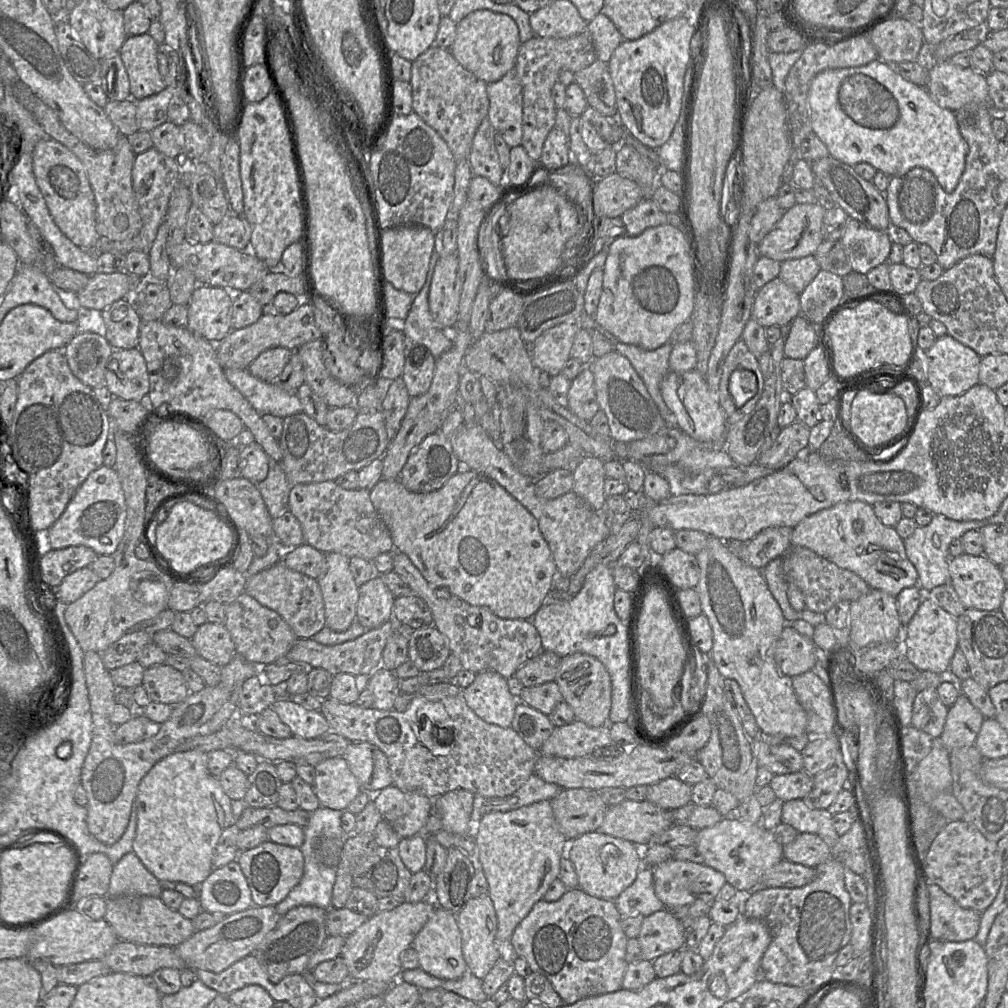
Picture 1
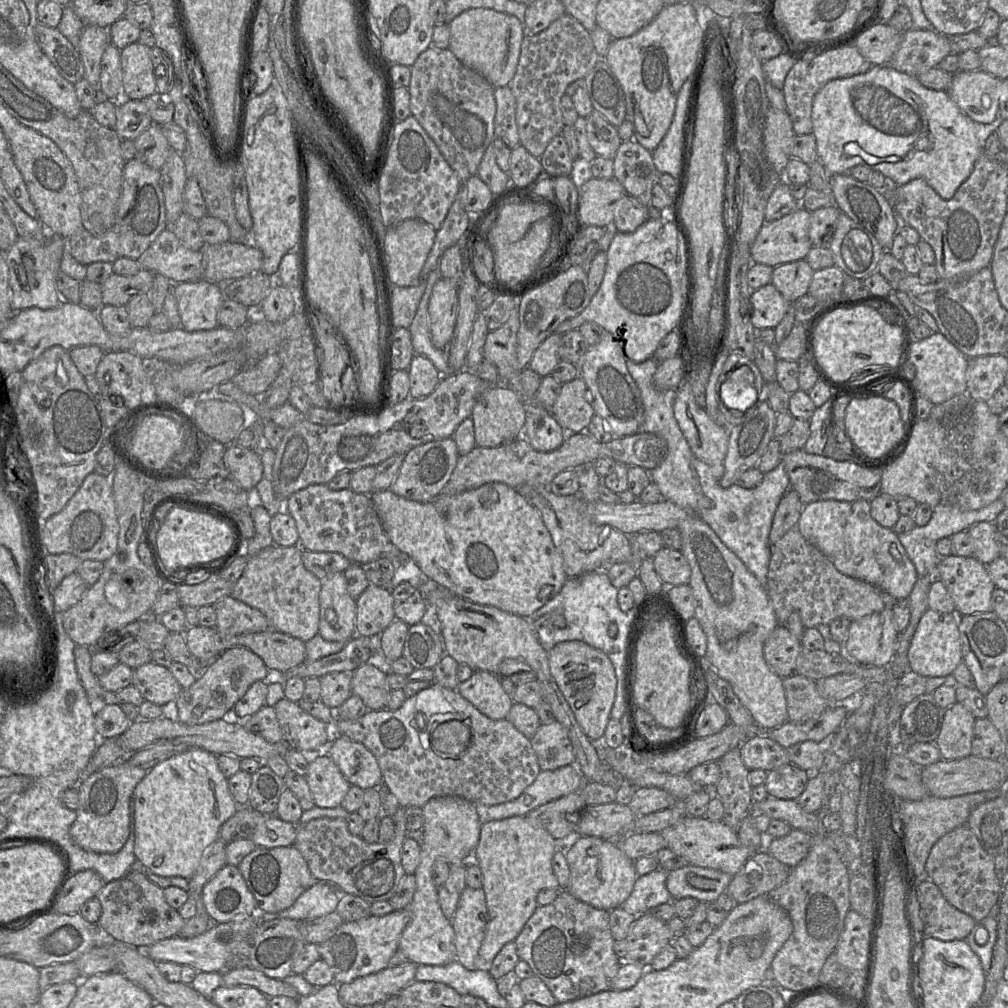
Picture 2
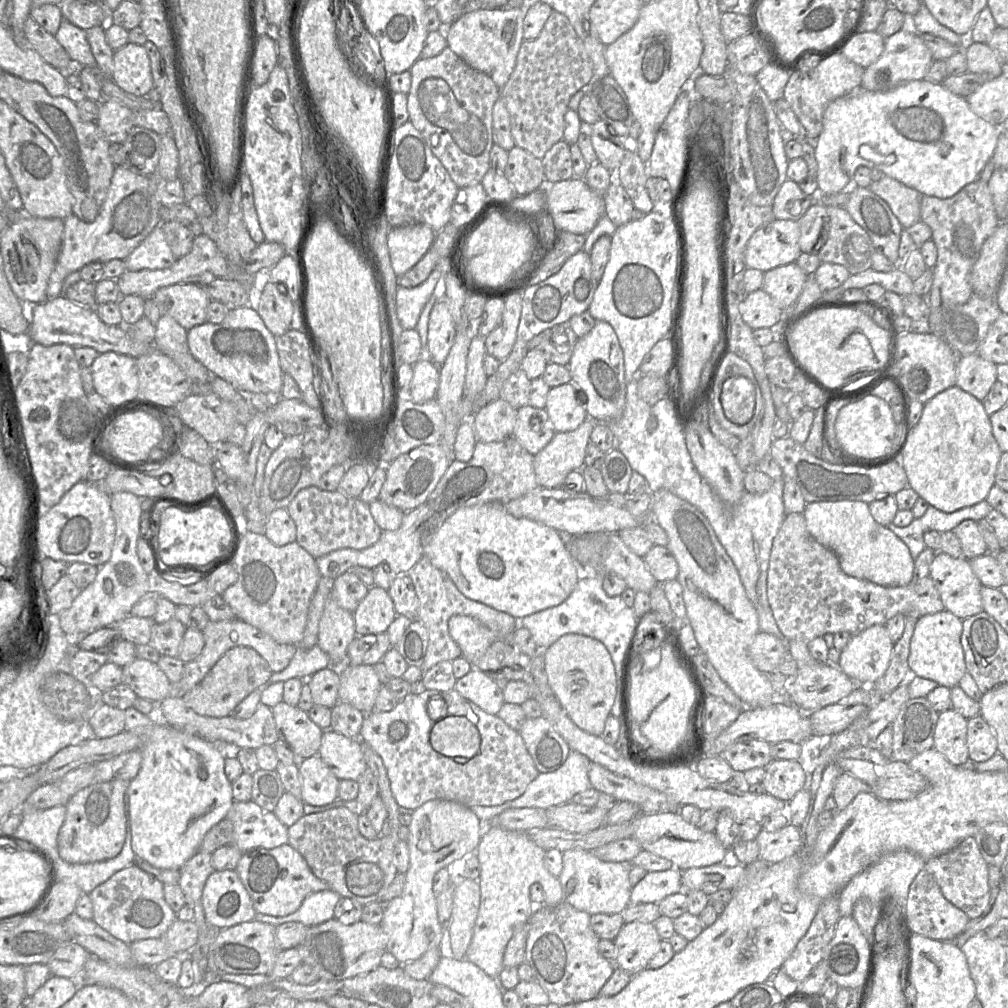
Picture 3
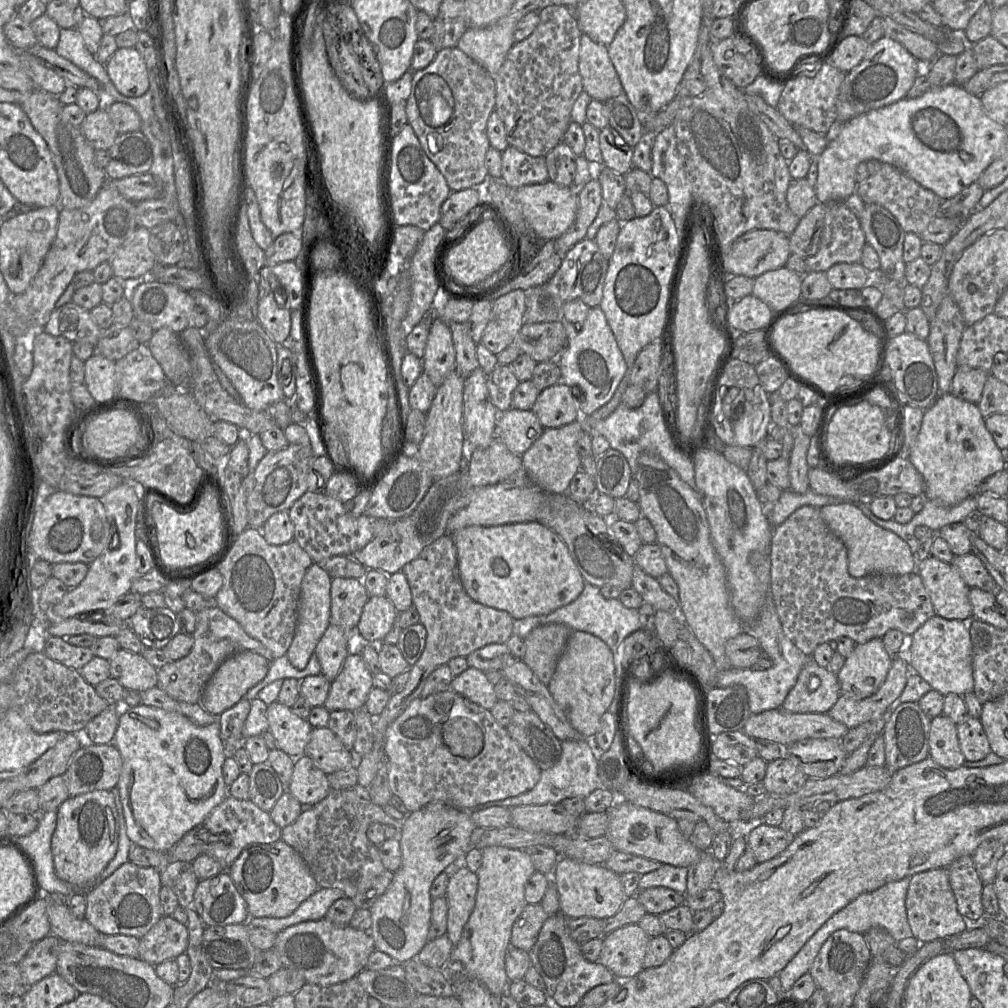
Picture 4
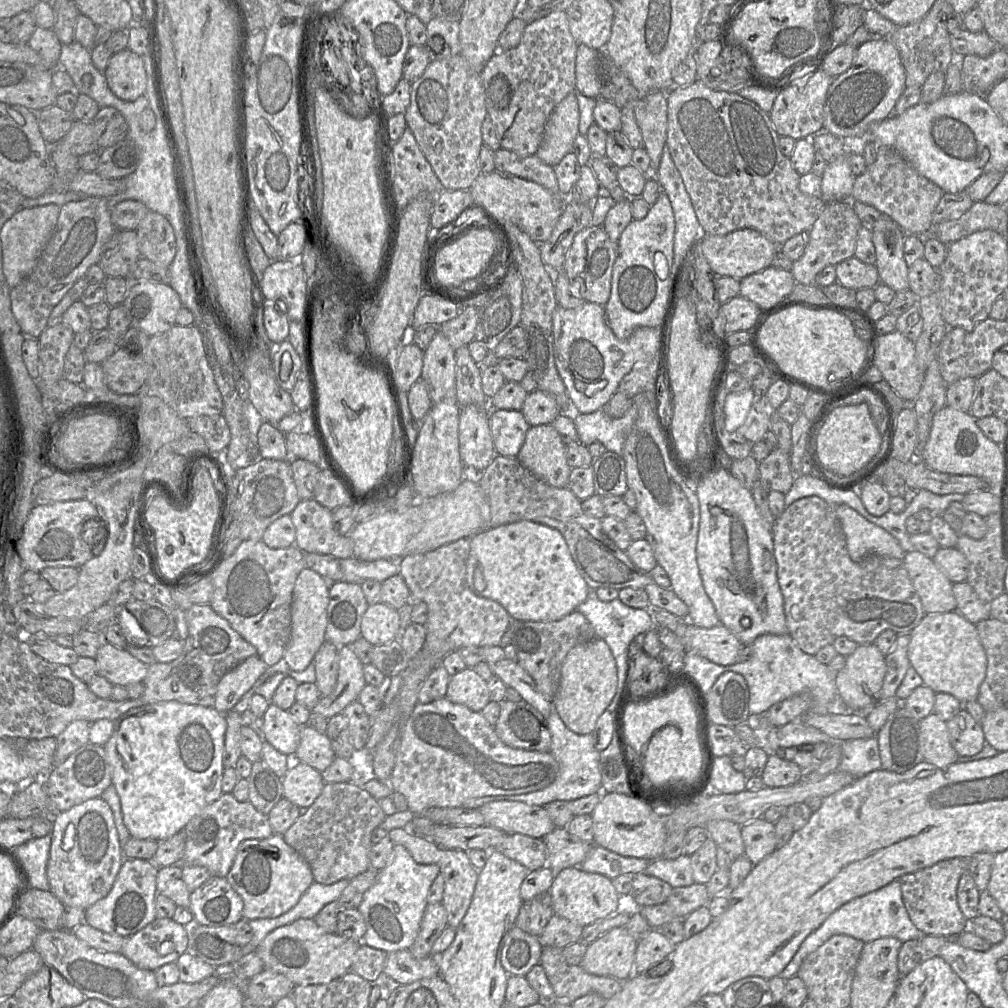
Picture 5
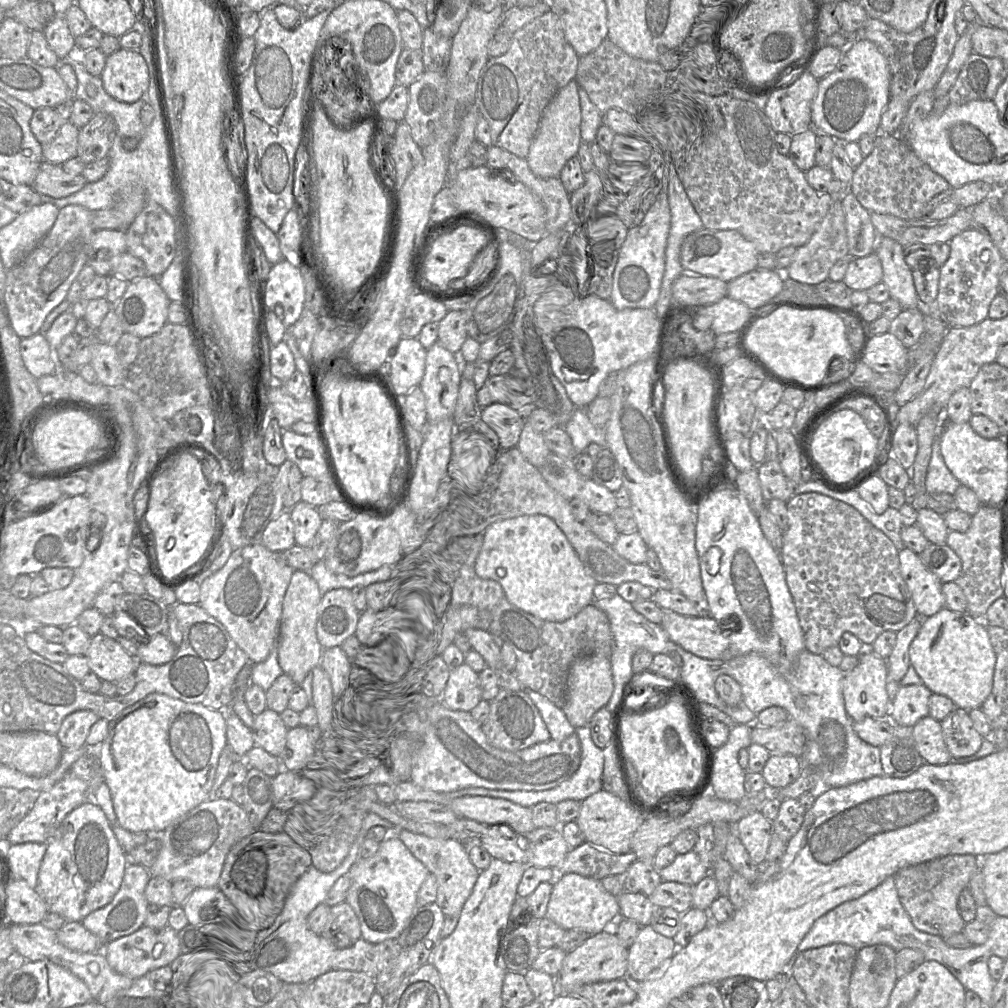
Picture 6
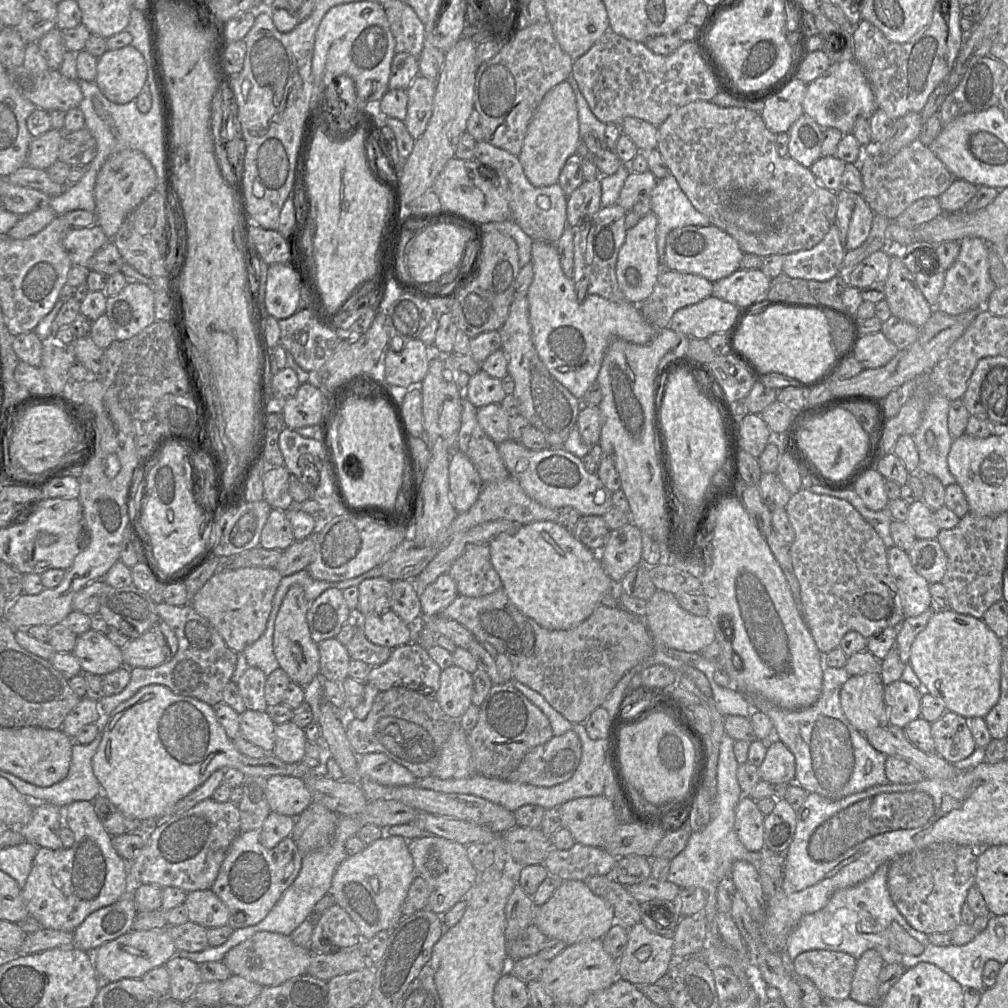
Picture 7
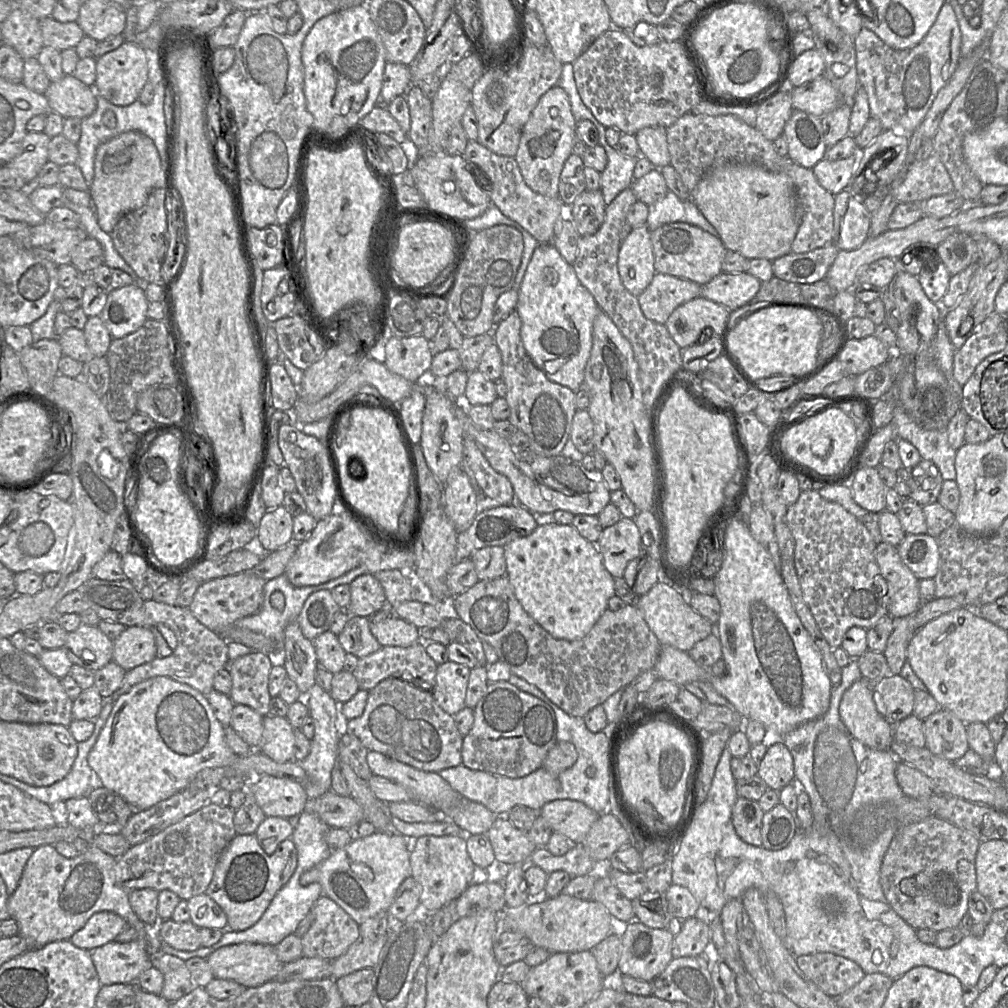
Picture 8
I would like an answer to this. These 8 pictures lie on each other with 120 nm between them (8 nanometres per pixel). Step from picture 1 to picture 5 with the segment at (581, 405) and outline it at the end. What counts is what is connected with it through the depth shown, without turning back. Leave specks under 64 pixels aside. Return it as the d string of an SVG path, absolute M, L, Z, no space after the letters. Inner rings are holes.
M536 389L528 393L521 409L530 426L551 424L561 414L561 408L548 393Z

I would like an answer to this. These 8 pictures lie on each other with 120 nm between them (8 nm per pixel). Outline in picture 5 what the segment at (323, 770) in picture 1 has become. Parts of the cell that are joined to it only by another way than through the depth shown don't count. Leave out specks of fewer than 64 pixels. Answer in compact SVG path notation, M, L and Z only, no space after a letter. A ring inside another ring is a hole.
M304 762L289 768L281 780L283 797L299 808L308 808L312 805L325 784L321 772Z

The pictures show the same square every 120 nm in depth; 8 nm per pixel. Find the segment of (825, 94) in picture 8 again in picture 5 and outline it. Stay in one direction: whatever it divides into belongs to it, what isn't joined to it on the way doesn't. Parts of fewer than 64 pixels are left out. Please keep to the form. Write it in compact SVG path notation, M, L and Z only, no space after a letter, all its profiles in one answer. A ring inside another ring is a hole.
M873 37L856 48L850 68L835 77L828 88L824 105L823 131L841 139L864 137L871 125L892 115L894 106L906 88L906 73L896 47L884 37Z

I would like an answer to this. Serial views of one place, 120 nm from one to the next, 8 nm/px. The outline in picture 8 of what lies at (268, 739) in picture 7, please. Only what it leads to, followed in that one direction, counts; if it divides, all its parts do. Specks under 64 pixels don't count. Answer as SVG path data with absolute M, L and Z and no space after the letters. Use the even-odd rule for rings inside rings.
M234 705L229 725L252 749L259 749L263 716L246 705Z

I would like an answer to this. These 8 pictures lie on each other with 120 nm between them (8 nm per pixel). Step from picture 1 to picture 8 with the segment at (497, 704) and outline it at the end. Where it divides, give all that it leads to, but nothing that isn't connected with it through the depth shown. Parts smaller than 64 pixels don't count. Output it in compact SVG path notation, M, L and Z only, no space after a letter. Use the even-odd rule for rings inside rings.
M450 660L437 665L436 684L431 693L437 704L451 716L466 707L470 671L466 665Z

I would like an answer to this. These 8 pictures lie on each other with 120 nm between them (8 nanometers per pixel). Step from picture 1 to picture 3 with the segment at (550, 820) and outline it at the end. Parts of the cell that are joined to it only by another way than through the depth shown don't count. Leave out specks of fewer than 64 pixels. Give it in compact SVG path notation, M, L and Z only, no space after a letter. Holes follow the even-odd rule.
M489 825L483 831L475 854L481 866L481 874L478 879L481 901L465 959L478 966L490 977L498 979L504 968L503 955L509 940L518 927L527 924L535 911L536 906L530 898L531 885L534 883L542 885L544 905L548 907L554 907L563 902L564 892L558 877L553 876L544 865L545 850L536 845L523 831L510 831L496 825Z

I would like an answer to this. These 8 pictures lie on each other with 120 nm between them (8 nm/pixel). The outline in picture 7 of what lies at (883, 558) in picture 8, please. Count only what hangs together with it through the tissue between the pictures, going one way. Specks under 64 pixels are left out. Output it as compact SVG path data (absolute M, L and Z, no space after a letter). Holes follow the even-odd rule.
M897 546L887 549L890 572L896 582L906 617L916 617L933 607L928 581L912 566L907 552Z

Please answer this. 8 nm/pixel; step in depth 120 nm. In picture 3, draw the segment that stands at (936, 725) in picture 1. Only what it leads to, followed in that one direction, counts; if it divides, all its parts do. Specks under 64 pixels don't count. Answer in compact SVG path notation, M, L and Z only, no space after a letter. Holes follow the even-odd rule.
M926 697L909 699L892 722L892 759L908 763L918 754L933 748L934 732L939 713L934 710Z

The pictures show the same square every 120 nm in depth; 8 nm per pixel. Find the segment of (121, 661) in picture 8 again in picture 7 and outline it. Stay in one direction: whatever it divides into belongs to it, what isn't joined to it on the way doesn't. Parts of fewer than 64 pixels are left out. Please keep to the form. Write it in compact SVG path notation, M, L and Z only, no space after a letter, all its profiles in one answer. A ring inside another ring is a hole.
M153 629L135 639L131 639L122 648L124 666L128 668L154 668L168 660L168 647L161 633Z

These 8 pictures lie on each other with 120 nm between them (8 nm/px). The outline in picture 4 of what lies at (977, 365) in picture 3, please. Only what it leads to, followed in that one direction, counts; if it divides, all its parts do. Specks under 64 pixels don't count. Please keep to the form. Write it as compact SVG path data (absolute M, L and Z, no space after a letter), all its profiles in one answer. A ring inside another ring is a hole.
M959 366L952 379L950 393L965 401L978 404L990 373L969 366Z

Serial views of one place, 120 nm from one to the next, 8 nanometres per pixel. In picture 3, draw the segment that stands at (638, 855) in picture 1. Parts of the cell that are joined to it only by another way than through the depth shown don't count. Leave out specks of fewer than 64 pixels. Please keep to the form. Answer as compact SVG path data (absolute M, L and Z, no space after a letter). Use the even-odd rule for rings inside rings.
M570 849L563 852L562 856L563 869L558 879L565 902L590 915L621 913L629 905L632 890L629 863L605 862L591 851L583 849Z

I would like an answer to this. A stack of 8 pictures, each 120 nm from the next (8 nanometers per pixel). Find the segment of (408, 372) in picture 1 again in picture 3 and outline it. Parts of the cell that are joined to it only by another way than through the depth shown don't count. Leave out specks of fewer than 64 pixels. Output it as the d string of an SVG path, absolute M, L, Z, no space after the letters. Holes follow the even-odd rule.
M423 356L413 364L413 377L408 397L416 403L423 403L434 399L438 384L439 366L428 357Z

